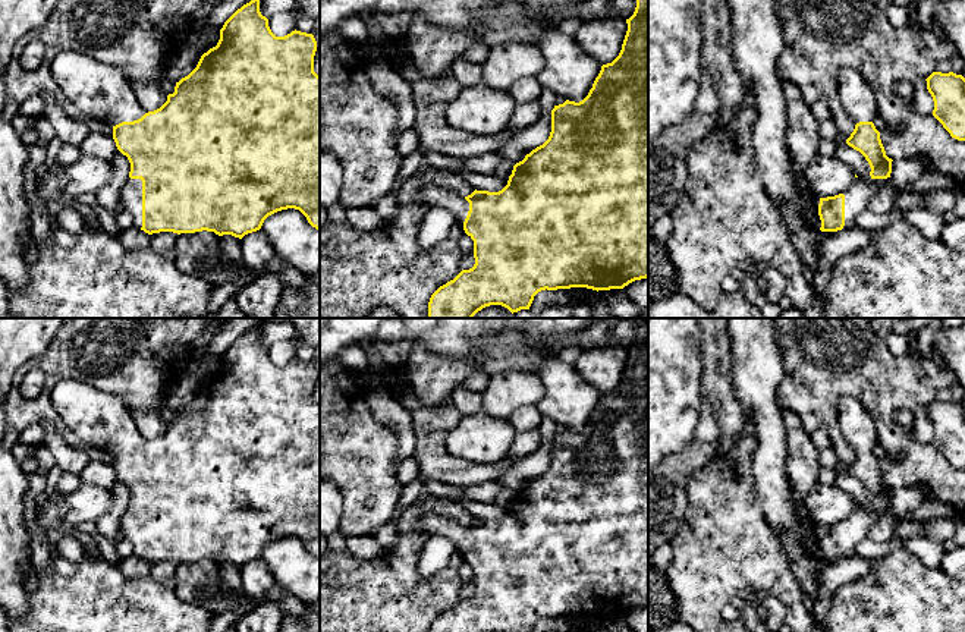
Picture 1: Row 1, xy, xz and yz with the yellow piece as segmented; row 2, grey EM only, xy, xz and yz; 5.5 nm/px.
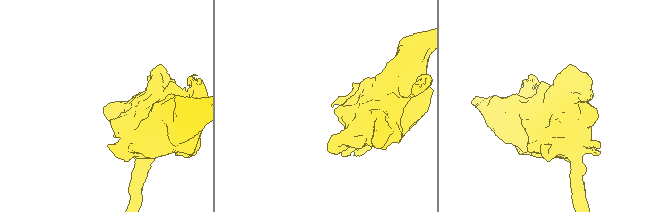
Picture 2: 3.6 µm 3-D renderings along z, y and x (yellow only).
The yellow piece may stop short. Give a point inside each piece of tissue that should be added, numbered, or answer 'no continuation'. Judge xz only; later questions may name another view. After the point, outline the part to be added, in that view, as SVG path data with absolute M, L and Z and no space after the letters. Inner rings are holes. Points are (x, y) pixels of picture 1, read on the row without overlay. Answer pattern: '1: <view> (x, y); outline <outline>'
1: xz (433, 524); outline M439 513L422 515L418 521L418 532L425 532L427 535L441 535L452 540L459 550L465 550L469 531L465 525Z

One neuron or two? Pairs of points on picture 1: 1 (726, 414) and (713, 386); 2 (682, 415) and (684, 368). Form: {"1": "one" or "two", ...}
{"1": "one", "2": "one"}

